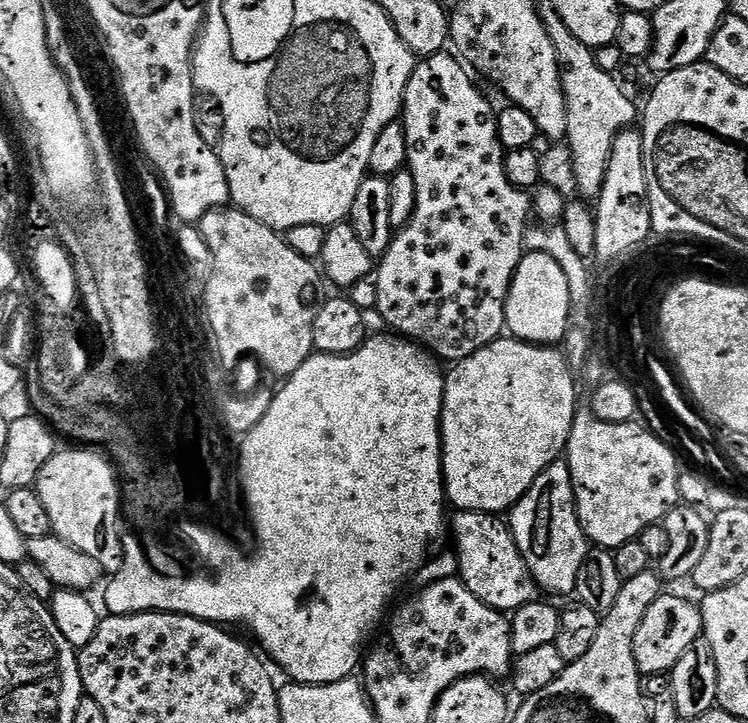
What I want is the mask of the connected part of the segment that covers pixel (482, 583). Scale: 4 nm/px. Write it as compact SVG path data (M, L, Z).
M463 510L451 517L450 532L456 543L456 564L460 567L458 578L474 594L482 598L486 606L505 614L534 602L542 592L539 584L530 574L522 554L512 537L511 527L504 524L499 515L491 512L466 512Z

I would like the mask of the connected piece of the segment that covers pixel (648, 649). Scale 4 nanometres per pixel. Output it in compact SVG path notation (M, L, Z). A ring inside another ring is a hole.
M661 594L646 610L638 634L634 634L634 658L645 677L671 673L672 667L680 661L686 650L697 647L704 630L699 607L683 600L680 596Z

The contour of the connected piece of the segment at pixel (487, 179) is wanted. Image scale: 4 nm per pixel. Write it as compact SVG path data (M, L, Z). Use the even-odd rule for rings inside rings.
M448 50L433 56L423 57L417 63L416 69L410 74L410 82L404 91L402 123L406 130L406 150L408 151L406 168L407 171L411 172L414 178L414 186L416 187L416 209L408 220L407 226L399 229L393 235L392 244L386 250L386 254L379 257L378 267L374 272L376 289L378 290L378 302L376 303L375 311L377 313L380 312L381 318L392 327L389 329L393 333L427 348L429 352L435 354L441 361L448 360L447 362L470 358L470 354L474 354L488 344L501 339L502 333L506 328L504 323L506 298L516 273L516 267L519 266L520 259L523 258L526 251L524 233L530 224L530 221L528 221L528 212L530 216L529 193L514 187L506 174L506 166L504 165L506 149L499 138L497 109L492 109L491 102L476 89L476 84L471 78L473 79L469 69Z

